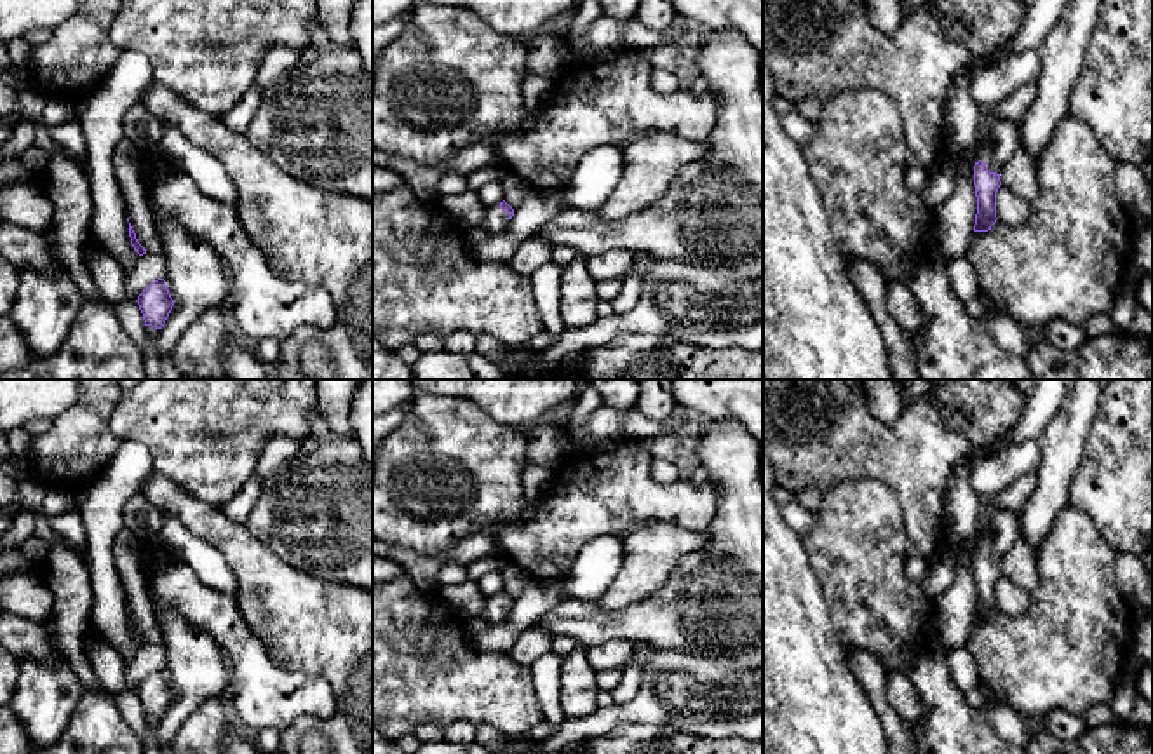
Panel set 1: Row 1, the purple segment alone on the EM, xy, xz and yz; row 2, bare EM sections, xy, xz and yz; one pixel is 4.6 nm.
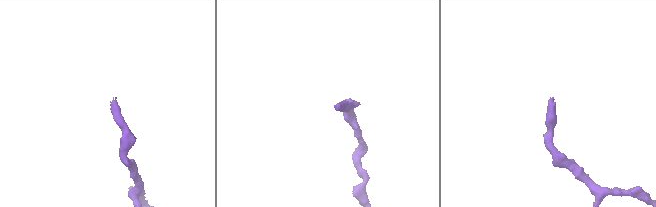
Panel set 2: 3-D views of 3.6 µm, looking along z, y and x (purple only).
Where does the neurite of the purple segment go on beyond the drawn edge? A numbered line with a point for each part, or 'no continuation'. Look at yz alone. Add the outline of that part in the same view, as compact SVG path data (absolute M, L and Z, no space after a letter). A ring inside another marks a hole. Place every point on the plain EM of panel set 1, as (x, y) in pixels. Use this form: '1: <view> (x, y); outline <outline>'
1: yz (1005, 526); outline M996 507L991 514L989 533L975 552L984 552L989 562L1000 564L1003 555L1021 536L1021 519L1017 514Z

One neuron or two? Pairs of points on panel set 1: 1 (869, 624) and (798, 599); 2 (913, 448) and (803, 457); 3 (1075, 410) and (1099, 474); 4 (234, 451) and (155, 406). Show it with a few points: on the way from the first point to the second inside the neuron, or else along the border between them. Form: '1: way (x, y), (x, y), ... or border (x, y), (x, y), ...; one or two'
1: border (814, 572), (843, 648); two
2: way (885, 448), (831, 448); one
3: border (1099, 401), (1085, 458), (1073, 477); two
4: way (215, 432), (192, 410), (175, 410); one

